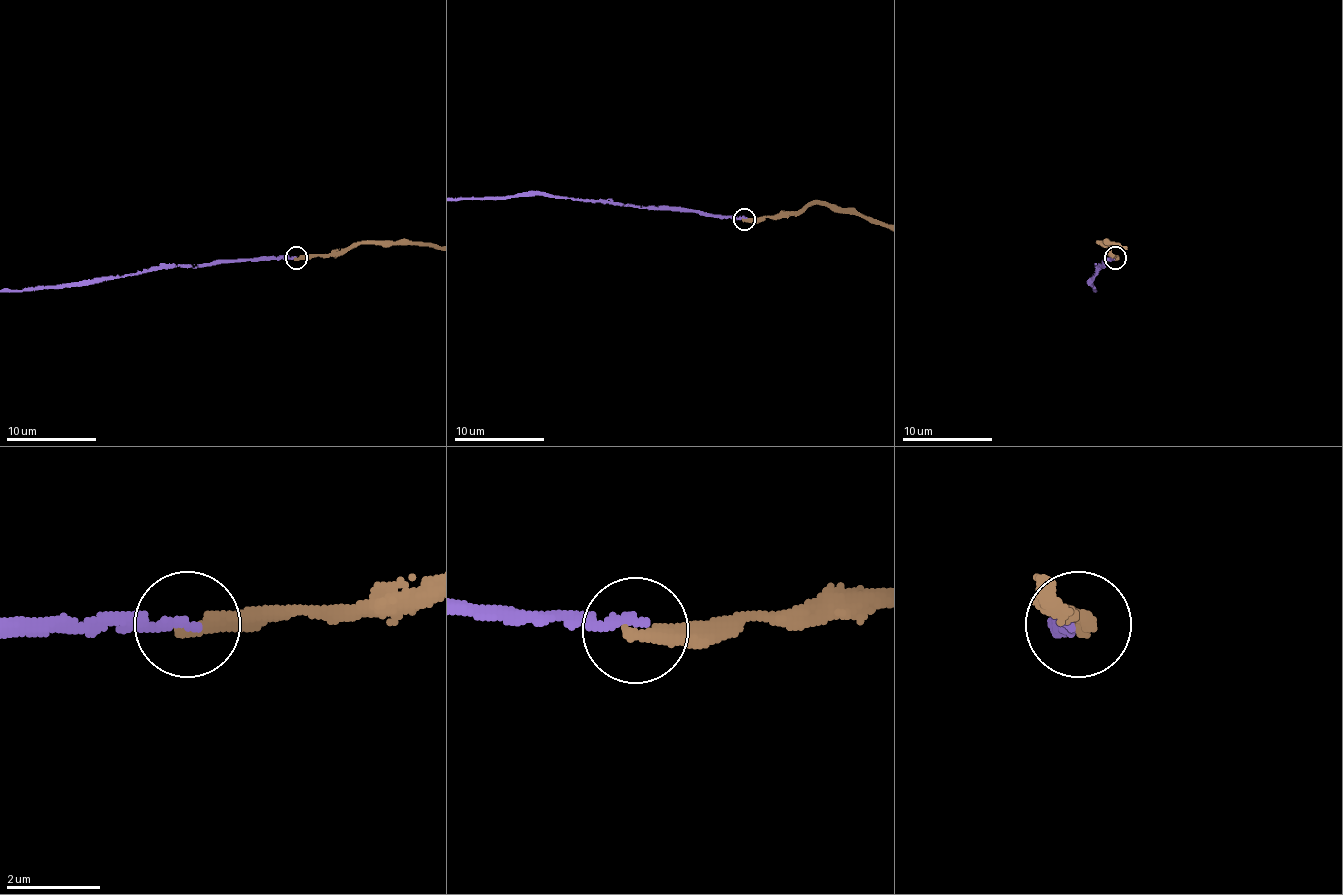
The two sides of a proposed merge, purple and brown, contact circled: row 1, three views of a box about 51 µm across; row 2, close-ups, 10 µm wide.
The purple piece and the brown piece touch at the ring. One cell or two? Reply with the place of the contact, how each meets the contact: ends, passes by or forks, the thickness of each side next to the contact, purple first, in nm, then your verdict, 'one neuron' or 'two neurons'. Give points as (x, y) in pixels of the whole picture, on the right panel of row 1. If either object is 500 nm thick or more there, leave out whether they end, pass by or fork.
(1115, 258) | purple ends | brown ends | 200/320 nm | two neurons

